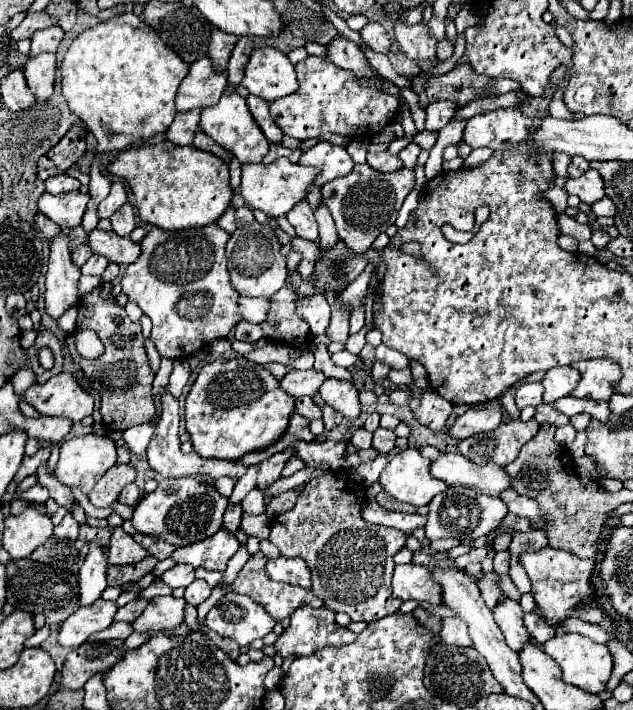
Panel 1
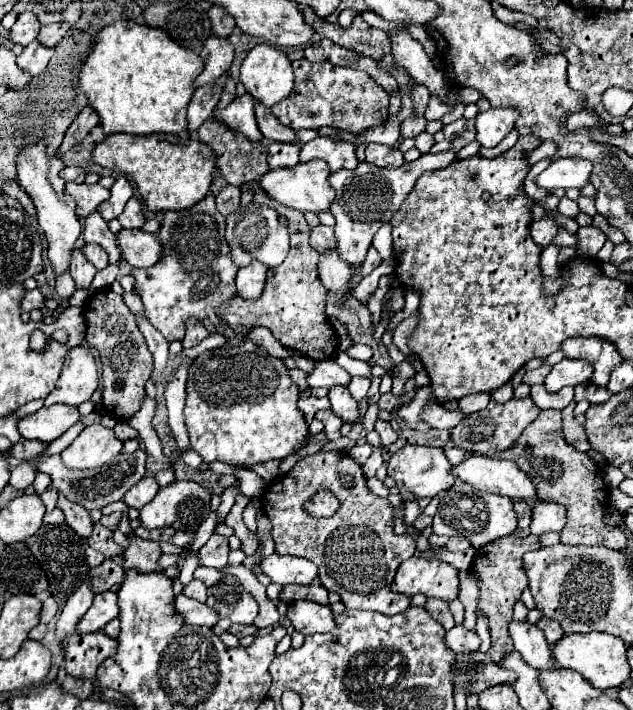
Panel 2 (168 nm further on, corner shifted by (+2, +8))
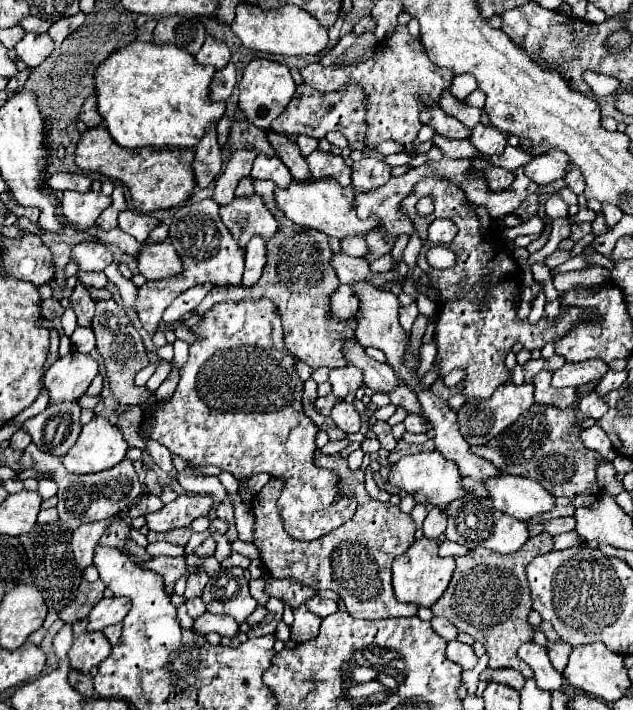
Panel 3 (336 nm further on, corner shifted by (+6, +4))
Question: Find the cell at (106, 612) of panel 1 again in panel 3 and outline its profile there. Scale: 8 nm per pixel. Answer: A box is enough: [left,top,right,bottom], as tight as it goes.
[88,597,130,633]

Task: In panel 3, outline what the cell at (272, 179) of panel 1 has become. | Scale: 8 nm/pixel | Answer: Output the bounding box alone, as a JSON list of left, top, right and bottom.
[274,177,378,239]

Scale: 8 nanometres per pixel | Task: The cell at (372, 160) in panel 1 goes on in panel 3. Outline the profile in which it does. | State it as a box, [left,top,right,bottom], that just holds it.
[352,157,392,191]

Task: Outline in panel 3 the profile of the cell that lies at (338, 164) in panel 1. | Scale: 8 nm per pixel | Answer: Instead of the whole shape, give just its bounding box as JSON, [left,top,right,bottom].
[306,149,352,187]

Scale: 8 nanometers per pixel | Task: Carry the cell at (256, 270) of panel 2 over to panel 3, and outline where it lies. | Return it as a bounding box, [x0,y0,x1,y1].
[240,239,266,287]

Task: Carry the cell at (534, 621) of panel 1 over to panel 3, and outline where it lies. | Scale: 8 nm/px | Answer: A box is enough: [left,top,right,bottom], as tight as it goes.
[548,641,570,671]

